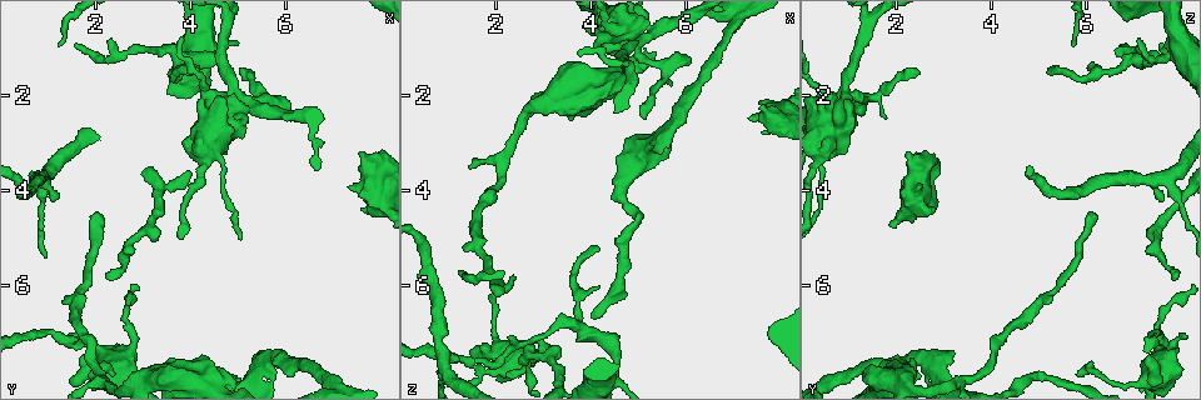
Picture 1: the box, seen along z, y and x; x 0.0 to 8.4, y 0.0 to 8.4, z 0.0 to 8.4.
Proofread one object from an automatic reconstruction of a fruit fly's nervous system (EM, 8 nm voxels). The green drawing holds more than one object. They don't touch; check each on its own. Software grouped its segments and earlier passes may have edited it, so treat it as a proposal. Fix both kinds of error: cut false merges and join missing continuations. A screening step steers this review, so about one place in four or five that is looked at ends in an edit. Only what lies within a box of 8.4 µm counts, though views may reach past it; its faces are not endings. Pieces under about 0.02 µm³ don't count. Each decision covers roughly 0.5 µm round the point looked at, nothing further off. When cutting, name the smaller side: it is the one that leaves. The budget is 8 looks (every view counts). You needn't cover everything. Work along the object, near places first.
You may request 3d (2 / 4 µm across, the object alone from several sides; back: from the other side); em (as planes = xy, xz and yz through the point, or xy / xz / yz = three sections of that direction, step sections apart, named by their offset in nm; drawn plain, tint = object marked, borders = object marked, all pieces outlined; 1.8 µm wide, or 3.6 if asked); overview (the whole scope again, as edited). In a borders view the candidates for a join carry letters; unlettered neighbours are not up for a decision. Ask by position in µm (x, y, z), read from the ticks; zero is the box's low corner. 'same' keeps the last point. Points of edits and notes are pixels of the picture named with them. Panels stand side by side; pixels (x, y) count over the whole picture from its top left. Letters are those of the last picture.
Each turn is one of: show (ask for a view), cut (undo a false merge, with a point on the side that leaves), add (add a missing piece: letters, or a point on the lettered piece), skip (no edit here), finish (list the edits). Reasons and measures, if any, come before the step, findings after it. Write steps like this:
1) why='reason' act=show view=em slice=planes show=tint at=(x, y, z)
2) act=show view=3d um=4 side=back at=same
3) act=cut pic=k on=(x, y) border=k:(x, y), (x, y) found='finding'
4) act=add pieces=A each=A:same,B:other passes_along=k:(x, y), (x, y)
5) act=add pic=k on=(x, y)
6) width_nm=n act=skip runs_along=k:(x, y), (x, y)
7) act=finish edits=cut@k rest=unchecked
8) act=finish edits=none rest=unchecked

why='free end' act=show view=em slice=planes show=plain at=(2.15, 4.60, 6.20)

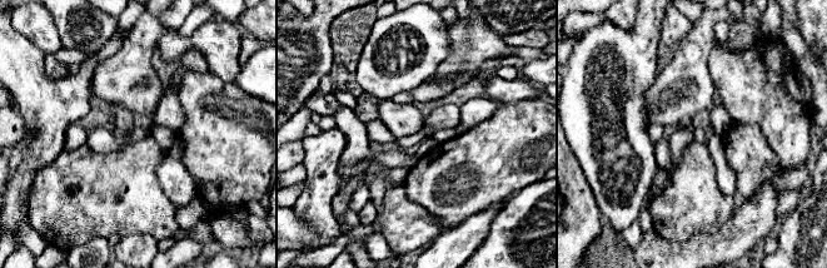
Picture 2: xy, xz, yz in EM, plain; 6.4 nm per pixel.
why='what lies round it' act=show view=em slice=planes show=borders at=same

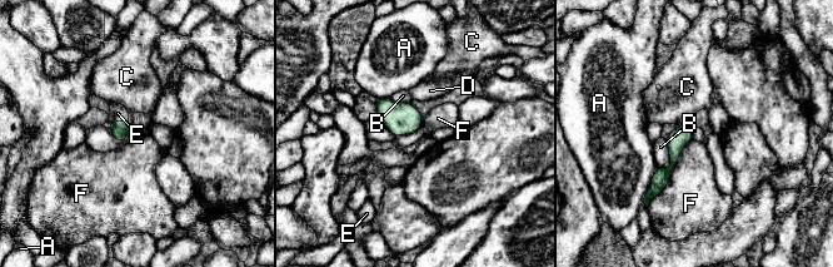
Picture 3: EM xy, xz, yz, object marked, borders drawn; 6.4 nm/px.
act=add pieces=E each=A:other,B:other,C:other,D:other,E:same,F:other passes_along=3:(119, 129), (119, 122), (118, 113) found='the cell continues'

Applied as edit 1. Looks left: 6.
why='calibre changes' act=show view=em slice=planes show=tint at=(0.90, 3.75, 7.75)

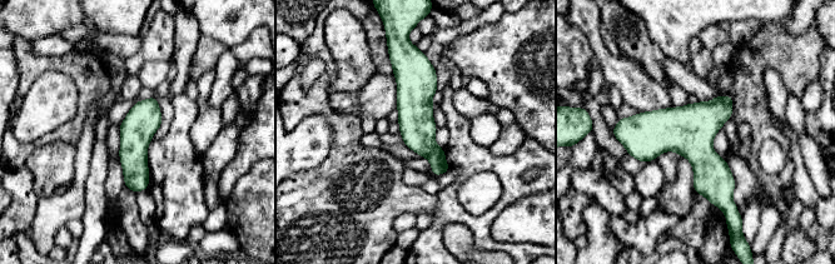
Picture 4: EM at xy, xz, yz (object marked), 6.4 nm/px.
act=show view=em slice=planes show=borders at=same

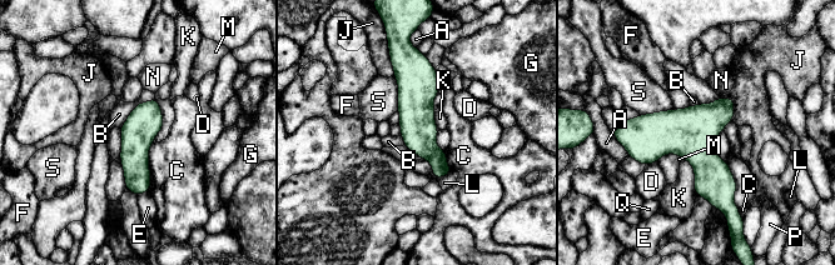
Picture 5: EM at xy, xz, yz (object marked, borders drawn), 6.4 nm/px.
longest_contact=C:320nm act=skip each=A:other,B:other,C:other,D:other,E:other,F:other,G:other,J:other,K:other,L:other,M:other,N:other,P:other,Q:other,S:other border=5:(154, 96), (140, 101), (120, 129) found='all the same cell'

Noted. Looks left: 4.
why='an open end' act=show view=3d um=2 at=(2.25, 5.80, 7.90)

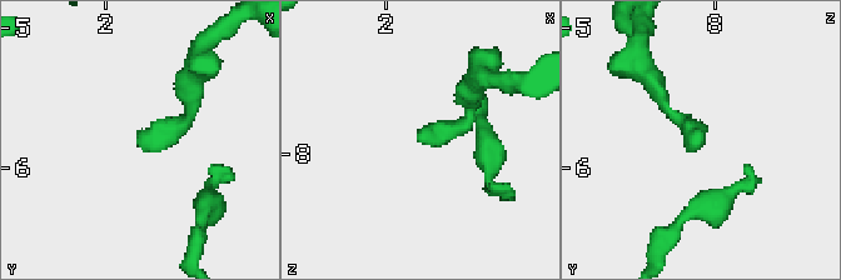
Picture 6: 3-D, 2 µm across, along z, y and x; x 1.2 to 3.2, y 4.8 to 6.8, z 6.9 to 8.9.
act=show view=em slice=yz step=16 show=borders at=(2.22, 5.84, 7.92)

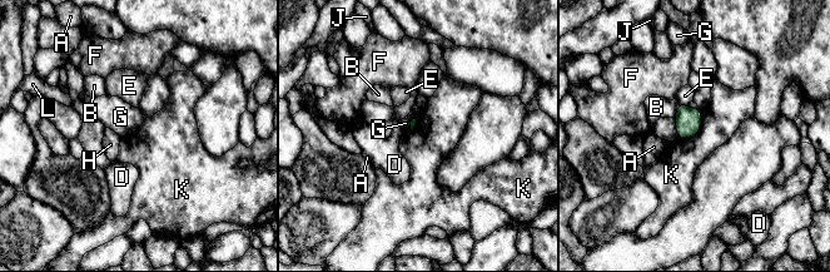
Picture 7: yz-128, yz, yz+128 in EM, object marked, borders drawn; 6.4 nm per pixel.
act=skip each=A:other,B:other,D:other,E:other,F:other,G:other,H:other,J:other,K:other,L:other border=7:(702, 109), (699, 130), (679, 139) found='no lettered piece goes on from it'

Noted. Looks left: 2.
why='free end' act=show view=em slice=planes show=borders at=(2.30, 0.85, 7.05)

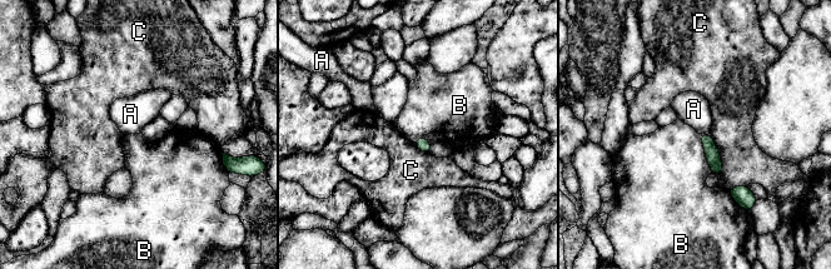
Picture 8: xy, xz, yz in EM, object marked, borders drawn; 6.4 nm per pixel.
longest_contact=C:300nm act=skip each=A:other,B:other,C:other border=8:(700, 134), (705, 159), (711, 172) found='none of them fits'

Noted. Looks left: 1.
act=finish edits=add@3 rest=unchecked

